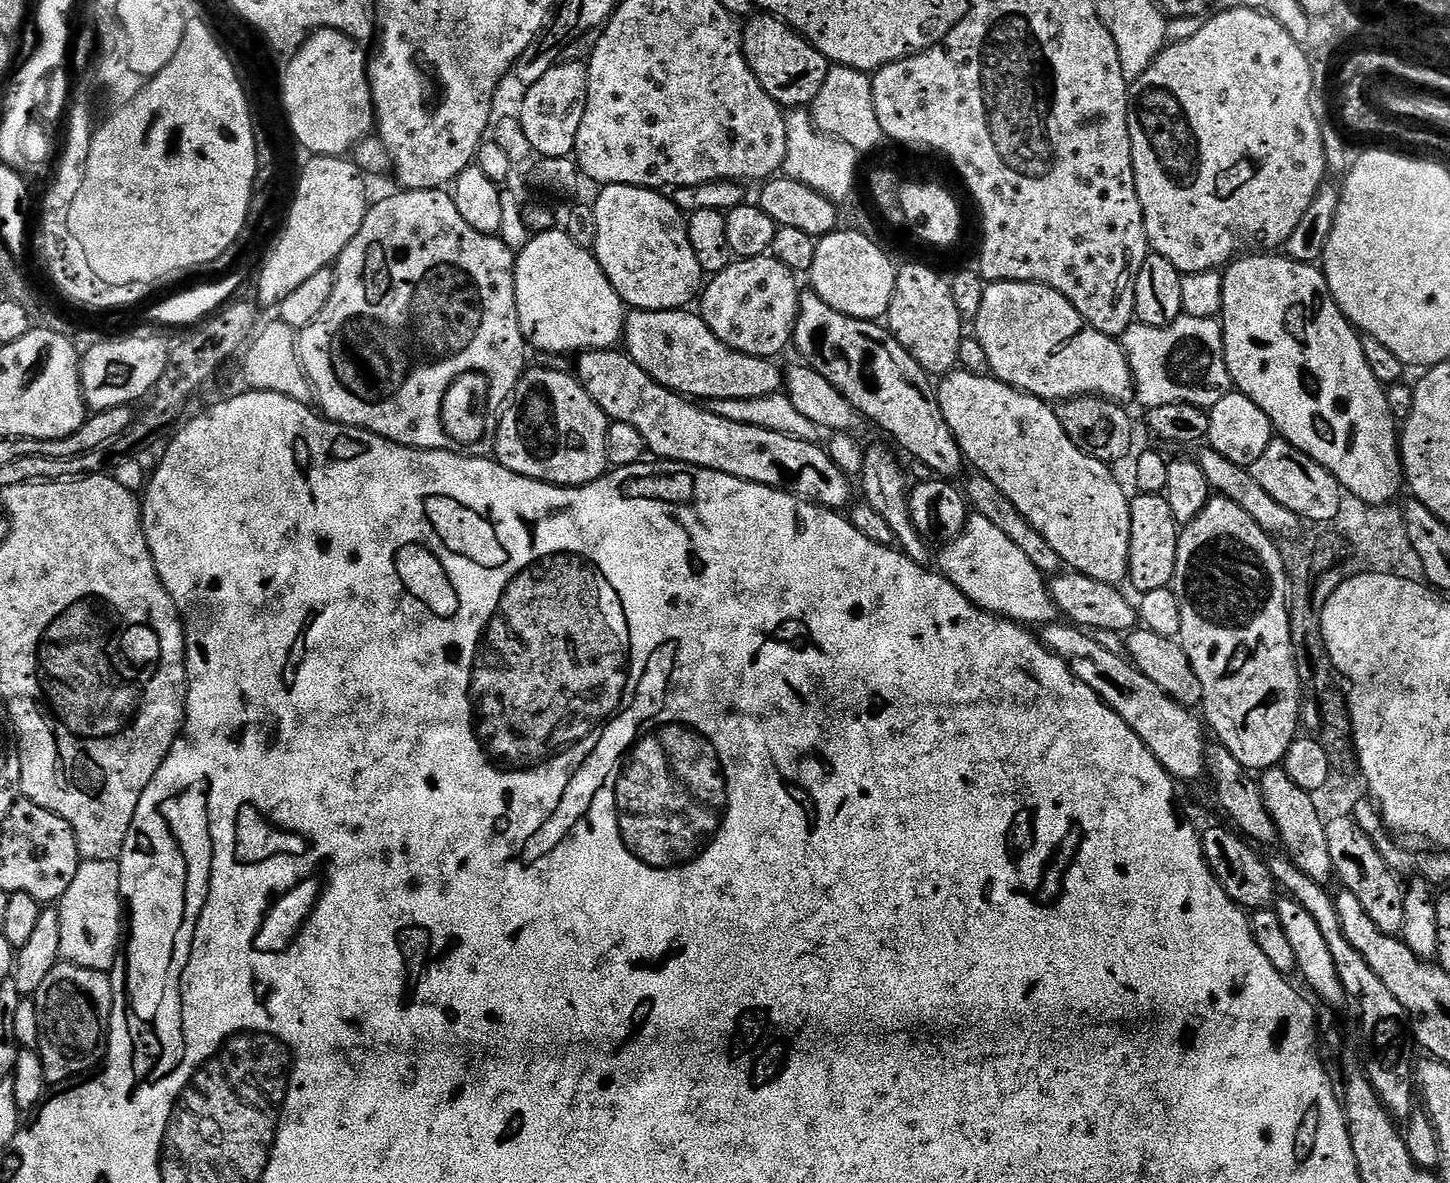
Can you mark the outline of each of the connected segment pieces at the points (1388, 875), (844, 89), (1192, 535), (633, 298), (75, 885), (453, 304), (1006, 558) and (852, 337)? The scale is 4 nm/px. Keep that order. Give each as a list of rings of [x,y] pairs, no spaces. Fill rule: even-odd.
[[[1351,816],[1334,818],[1333,821],[1325,823],[1326,843],[1330,845],[1330,862],[1335,879],[1341,880],[1343,891],[1354,894],[1366,910],[1366,918],[1374,922],[1382,934],[1400,936],[1402,922],[1406,915],[1406,902],[1404,901],[1405,889],[1400,888],[1400,880],[1388,869],[1384,856],[1380,853],[1377,841],[1358,826],[1358,822]]]
[[[829,67],[822,90],[818,90],[811,102],[810,115],[817,130],[854,146],[858,154],[872,152],[880,143],[885,143],[882,126],[878,126],[878,114],[874,114],[872,76],[856,68]]]
[[[1216,494],[1208,501],[1202,514],[1195,516],[1189,524],[1183,525],[1176,542],[1176,569],[1172,575],[1171,589],[1178,598],[1178,606],[1182,610],[1182,626],[1178,643],[1186,658],[1190,658],[1190,666],[1194,666],[1194,674],[1202,682],[1202,711],[1207,727],[1216,735],[1215,739],[1242,762],[1249,770],[1263,770],[1283,765],[1284,757],[1288,755],[1290,746],[1298,739],[1296,727],[1300,724],[1300,668],[1296,665],[1296,648],[1292,645],[1292,616],[1288,613],[1288,568],[1284,565],[1284,556],[1275,539],[1268,535],[1238,502]]]
[[[609,184],[601,187],[599,192],[600,197],[594,200],[596,217],[598,218],[598,234],[596,235],[596,243],[594,245],[594,255],[596,261],[602,266],[606,278],[610,278],[610,286],[614,286],[614,290],[619,294],[620,299],[632,310],[641,312],[674,312],[687,309],[691,305],[688,303],[692,299],[692,303],[697,299],[698,293],[705,283],[706,274],[702,270],[702,266],[698,266],[698,254],[694,254],[694,246],[690,246],[690,234],[688,233],[685,213],[681,212],[667,195],[650,188],[635,188],[625,184]]]
[[[84,860],[81,863],[78,874],[74,874],[74,882],[70,882],[70,890],[66,890],[66,894],[58,901],[58,911],[60,914],[60,921],[62,922],[62,946],[60,947],[61,957],[67,963],[77,964],[83,968],[90,970],[98,970],[99,972],[111,973],[114,962],[116,961],[116,954],[120,950],[122,943],[122,932],[120,936],[120,916],[122,920],[122,901],[120,898],[120,866],[115,860]]]
[[[435,188],[434,190],[396,190],[393,196],[380,200],[371,205],[350,246],[342,250],[339,260],[334,265],[336,281],[334,282],[334,294],[330,294],[330,302],[310,326],[299,329],[298,347],[300,349],[300,361],[304,367],[304,373],[312,384],[315,399],[320,400],[319,411],[329,420],[337,424],[347,424],[349,428],[365,428],[368,432],[378,434],[395,444],[401,444],[407,448],[421,450],[449,451],[453,447],[451,438],[447,436],[443,428],[443,399],[452,384],[467,372],[477,372],[487,377],[491,388],[491,395],[500,402],[507,401],[516,389],[516,383],[526,371],[524,364],[524,348],[526,341],[520,323],[518,322],[518,306],[516,305],[516,257],[517,253],[506,246],[506,242],[499,235],[491,236],[474,230],[474,226],[466,223],[466,218],[458,214],[458,206],[452,201],[447,191]]]
[[[975,514],[969,515],[968,524],[958,539],[939,549],[938,564],[939,560],[938,568],[942,575],[959,592],[966,594],[966,598],[970,598],[970,602],[981,612],[991,612],[993,616],[1002,616],[1005,620],[1013,620],[1018,625],[1026,626],[1043,626],[1059,621],[1060,615],[1048,592],[1045,575],[1034,566],[1019,546],[1014,546],[1014,542],[1010,542],[1010,538],[1006,538],[1006,534],[1002,534],[1002,530],[998,530],[998,526],[993,526],[988,519]]]
[[[804,290],[800,293],[800,312],[796,315],[792,338],[803,363],[822,374],[865,421],[873,420],[918,463],[925,464],[933,477],[956,478],[952,476],[966,468],[964,454],[950,426],[946,426],[946,418],[942,418],[929,373],[893,338],[883,323],[842,314],[834,310],[834,306],[826,306],[818,293]]]

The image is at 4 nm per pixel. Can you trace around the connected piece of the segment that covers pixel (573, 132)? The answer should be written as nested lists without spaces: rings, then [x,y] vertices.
[[[557,62],[538,82],[534,82],[520,104],[518,119],[530,146],[537,157],[571,157],[576,150],[578,126],[582,126],[582,114],[586,114],[588,101],[588,65],[584,62]]]

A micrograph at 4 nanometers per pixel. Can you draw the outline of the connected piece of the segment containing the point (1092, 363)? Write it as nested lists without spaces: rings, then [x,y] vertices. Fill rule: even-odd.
[[[1002,280],[987,285],[982,294],[982,307],[974,321],[974,339],[986,350],[991,375],[1019,392],[1028,392],[1045,402],[1063,402],[1076,396],[1102,396],[1121,406],[1134,396],[1132,371],[1123,343],[1115,336],[1107,336],[1090,326],[1070,306],[1058,290],[1045,284],[1023,284],[1017,280]]]

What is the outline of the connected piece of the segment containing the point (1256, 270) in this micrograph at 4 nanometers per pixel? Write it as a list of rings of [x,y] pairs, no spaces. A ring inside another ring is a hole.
[[[1249,254],[1237,258],[1227,265],[1223,273],[1224,285],[1222,286],[1222,327],[1224,329],[1224,357],[1228,373],[1232,379],[1235,391],[1241,392],[1250,398],[1270,418],[1273,429],[1288,443],[1302,450],[1314,462],[1318,462],[1340,483],[1341,489],[1350,495],[1356,495],[1371,505],[1388,506],[1393,503],[1395,496],[1400,492],[1400,484],[1405,483],[1404,465],[1400,463],[1400,442],[1398,439],[1398,421],[1393,418],[1390,405],[1387,402],[1385,385],[1374,378],[1372,362],[1364,352],[1364,340],[1361,333],[1352,327],[1352,324],[1342,314],[1338,302],[1328,289],[1328,283],[1323,271],[1316,264],[1303,264],[1289,260],[1284,254]]]

